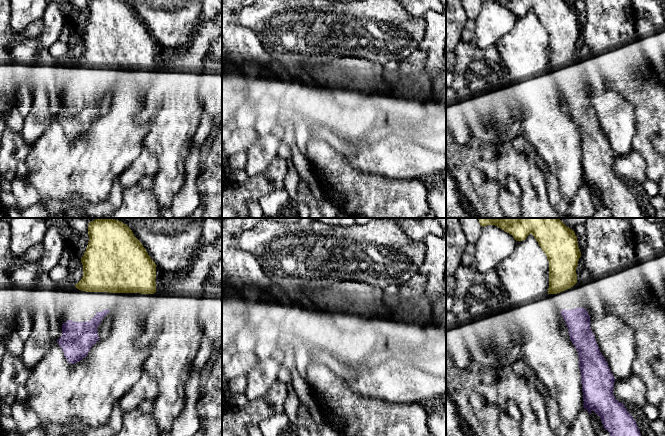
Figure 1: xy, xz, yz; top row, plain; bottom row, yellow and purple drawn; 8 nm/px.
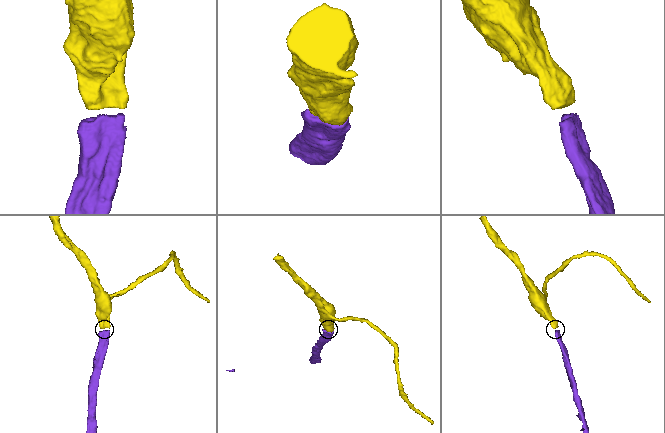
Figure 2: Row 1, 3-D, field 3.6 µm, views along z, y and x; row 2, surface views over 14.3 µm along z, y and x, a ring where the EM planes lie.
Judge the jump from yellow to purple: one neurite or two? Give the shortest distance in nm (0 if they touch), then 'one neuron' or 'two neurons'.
140 nm | one neuron

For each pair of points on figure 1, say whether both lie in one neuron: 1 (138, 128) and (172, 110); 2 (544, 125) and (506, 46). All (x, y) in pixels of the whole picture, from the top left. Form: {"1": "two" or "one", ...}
{"1": "two", "2": "one"}

